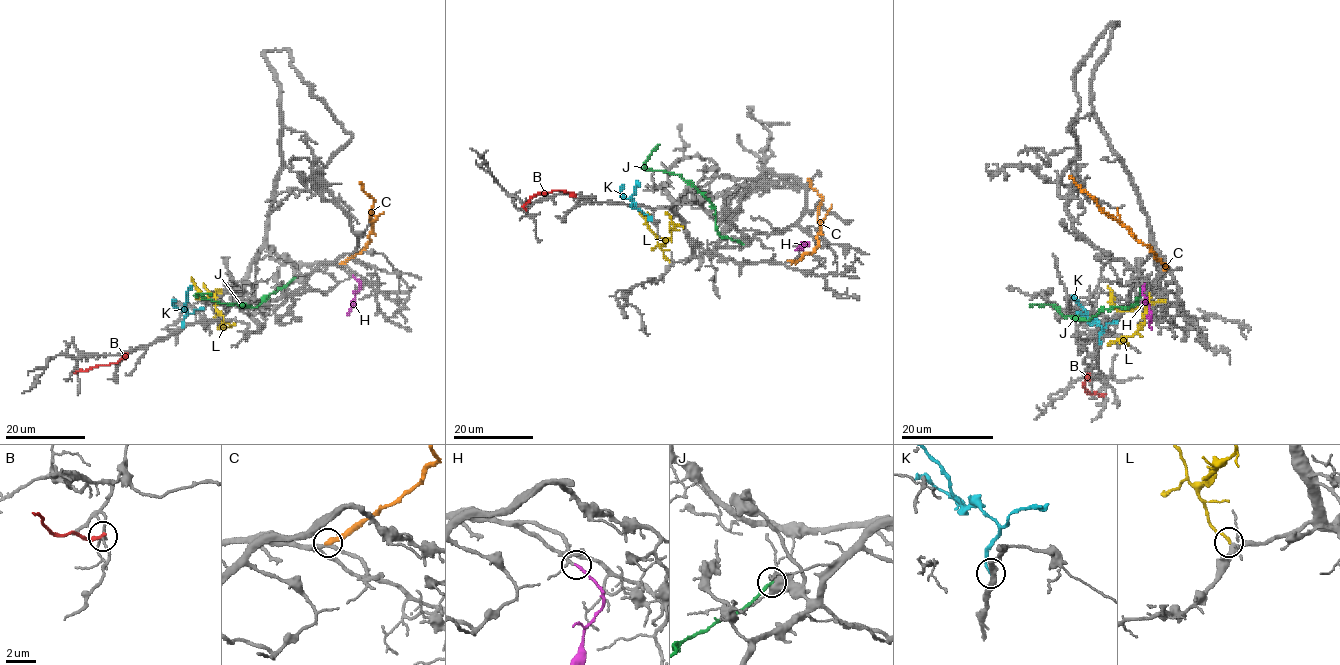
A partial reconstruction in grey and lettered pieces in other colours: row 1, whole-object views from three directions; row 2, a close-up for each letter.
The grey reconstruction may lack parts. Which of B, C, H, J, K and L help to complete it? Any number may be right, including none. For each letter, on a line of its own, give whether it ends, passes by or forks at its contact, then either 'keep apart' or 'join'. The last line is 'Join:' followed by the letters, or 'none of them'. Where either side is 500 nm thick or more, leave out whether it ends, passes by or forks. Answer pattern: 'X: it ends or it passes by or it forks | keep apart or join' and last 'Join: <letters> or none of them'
B: it ends | keep apart
C: it ends | keep apart
H: it ends | join
J: it ends | keep apart
K: it ends | keep apart
L: it ends | join
Join: H, L

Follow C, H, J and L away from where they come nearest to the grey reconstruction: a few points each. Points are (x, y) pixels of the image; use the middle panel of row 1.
C: (788, 260), (796, 261), (804, 253), (811, 252), (818, 243), (817, 209), (821, 197), (806, 179)
H: (801, 244), (808, 242), (802, 248), (794, 249)
J: (742, 242), (719, 234), (715, 207), (704, 195), (676, 174), (651, 171), (645, 167), (646, 160), (659, 144)
L: (670, 261), (662, 248), (671, 237), (670, 222), (680, 230)

